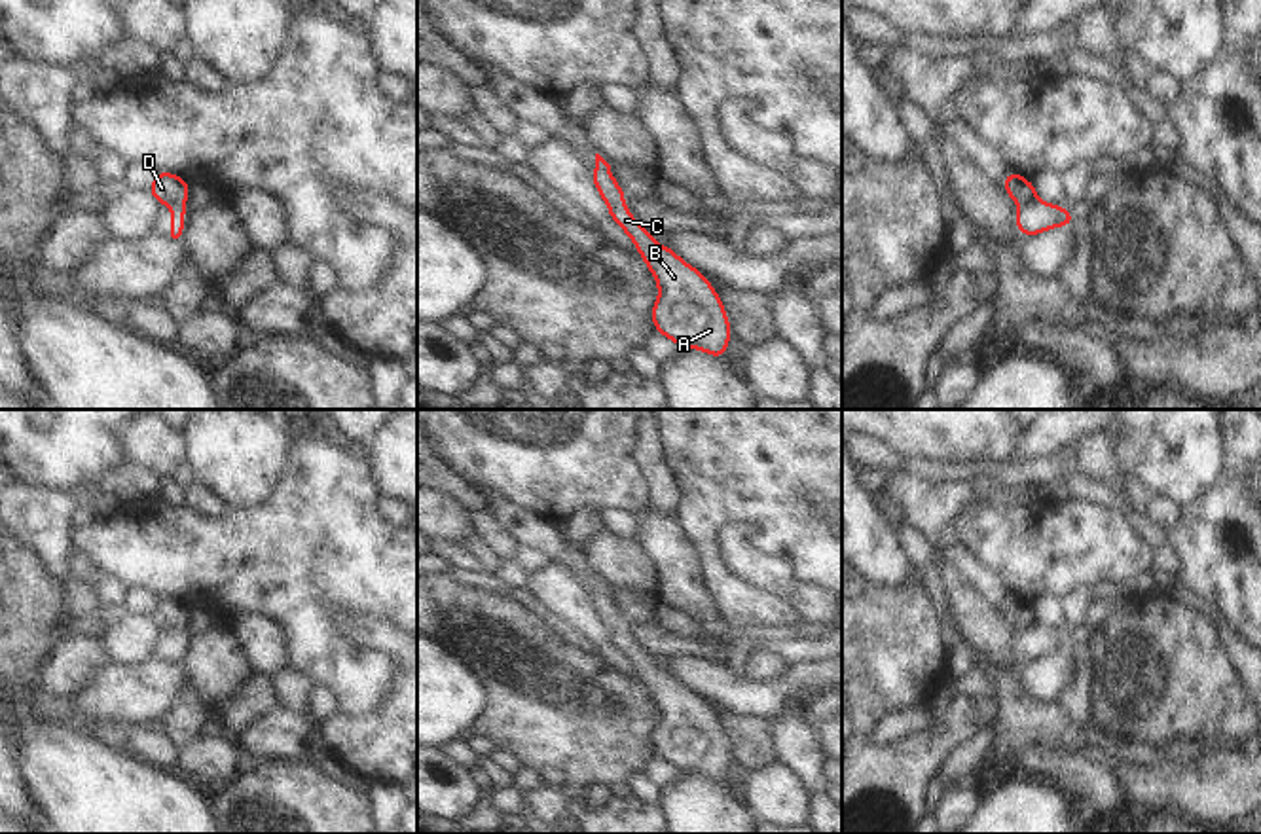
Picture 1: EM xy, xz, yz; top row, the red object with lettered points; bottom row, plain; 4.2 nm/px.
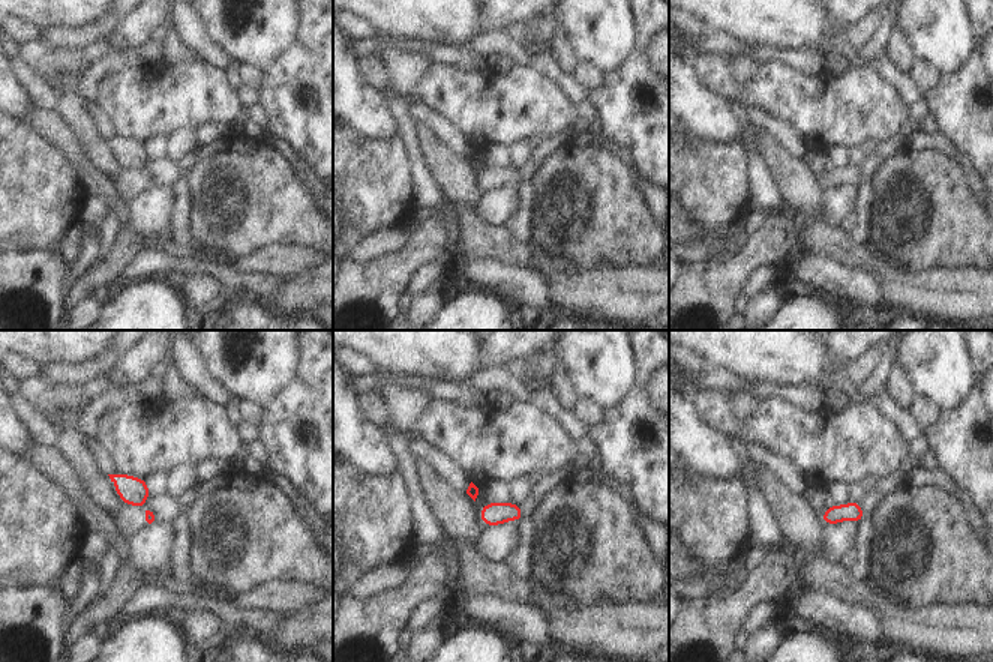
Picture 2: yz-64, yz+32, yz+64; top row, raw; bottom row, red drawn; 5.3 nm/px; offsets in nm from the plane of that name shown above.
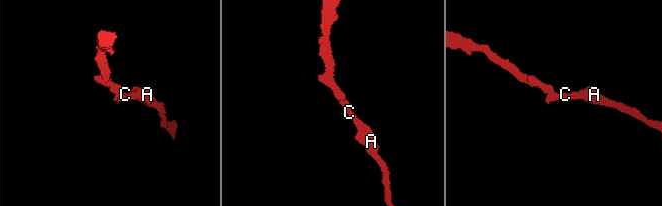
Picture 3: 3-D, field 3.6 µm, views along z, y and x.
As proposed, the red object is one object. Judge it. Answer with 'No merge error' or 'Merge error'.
Merge error

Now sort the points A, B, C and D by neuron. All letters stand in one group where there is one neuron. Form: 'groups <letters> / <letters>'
groups A B C / D

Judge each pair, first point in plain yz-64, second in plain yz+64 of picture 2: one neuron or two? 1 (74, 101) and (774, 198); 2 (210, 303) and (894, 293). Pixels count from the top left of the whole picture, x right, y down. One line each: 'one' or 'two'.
1: two
2: two

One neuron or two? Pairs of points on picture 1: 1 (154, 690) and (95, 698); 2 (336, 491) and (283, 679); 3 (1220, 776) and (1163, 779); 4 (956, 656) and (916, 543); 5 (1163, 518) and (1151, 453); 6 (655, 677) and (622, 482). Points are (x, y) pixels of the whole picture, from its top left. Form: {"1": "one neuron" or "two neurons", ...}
{"1": "one neuron", "2": "two neurons", "3": "one neuron", "4": "one neuron", "5": "two neurons", "6": "two neurons"}

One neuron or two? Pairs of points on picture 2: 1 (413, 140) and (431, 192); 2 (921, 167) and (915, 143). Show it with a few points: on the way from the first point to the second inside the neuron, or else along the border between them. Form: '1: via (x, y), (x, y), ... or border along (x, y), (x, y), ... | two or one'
1: via (416, 153), (425, 179) | one
2: border along (906, 144), (917, 150), (941, 150), (951, 158) | two

